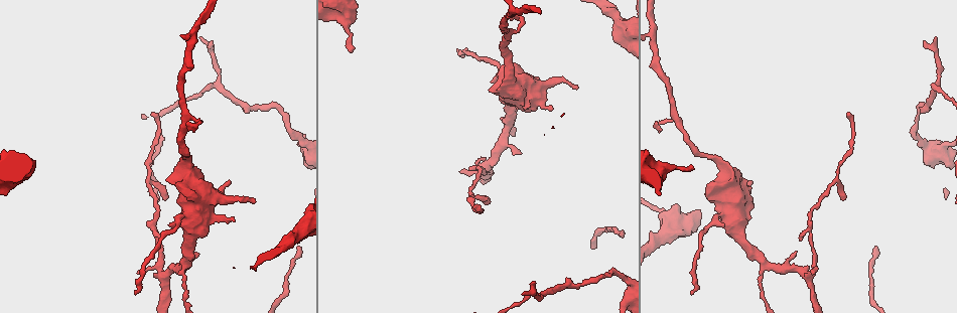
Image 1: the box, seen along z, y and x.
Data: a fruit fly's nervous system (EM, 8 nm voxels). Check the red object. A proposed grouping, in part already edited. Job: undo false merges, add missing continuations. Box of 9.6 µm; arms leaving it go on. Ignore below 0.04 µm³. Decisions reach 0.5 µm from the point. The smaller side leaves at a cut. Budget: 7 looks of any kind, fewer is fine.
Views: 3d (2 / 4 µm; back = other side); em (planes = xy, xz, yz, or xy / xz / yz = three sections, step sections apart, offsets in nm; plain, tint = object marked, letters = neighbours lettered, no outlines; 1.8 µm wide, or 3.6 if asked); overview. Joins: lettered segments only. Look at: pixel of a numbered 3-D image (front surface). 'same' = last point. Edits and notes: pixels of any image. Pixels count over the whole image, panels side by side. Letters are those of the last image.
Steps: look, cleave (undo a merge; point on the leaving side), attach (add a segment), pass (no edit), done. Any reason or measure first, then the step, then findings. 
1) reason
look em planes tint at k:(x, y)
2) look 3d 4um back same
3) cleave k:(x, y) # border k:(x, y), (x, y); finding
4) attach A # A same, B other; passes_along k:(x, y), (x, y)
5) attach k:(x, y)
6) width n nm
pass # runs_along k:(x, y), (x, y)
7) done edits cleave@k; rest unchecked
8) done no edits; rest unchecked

free end
look 3d 2um back at 1:(353, 51)

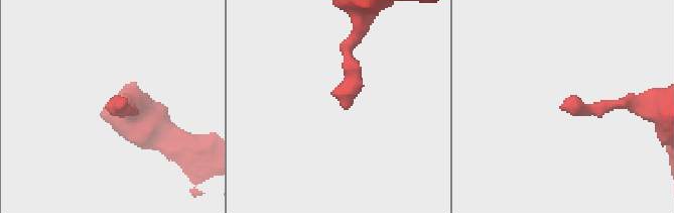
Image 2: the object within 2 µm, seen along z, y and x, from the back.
now the EM
look em 3.6um planes tint at 2:(564, 103)

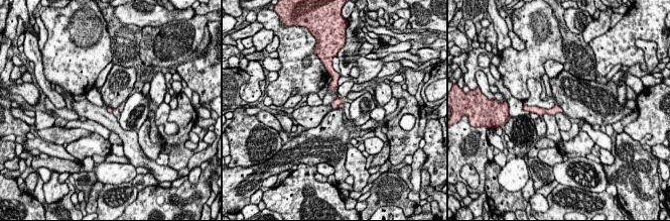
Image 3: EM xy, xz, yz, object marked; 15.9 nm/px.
look em 3.6um planes letters same

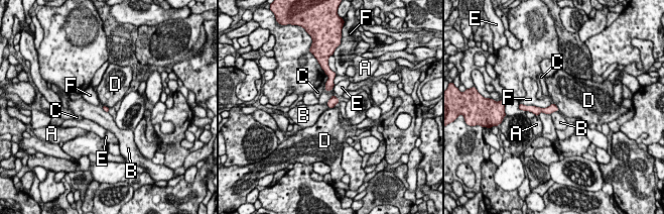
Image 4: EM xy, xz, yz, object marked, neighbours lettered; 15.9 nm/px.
pass # A other, B other, C other, D other, E other, F other; runs_along 4:(554, 107), (548, 110), (527, 108); no lettered segment goes on from it

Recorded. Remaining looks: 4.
an open end
look 3d 2um at 1:(213, 40)

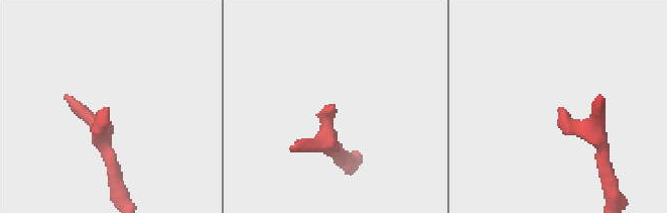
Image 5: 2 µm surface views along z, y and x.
now the EM
look em xy step 4 letters at 5:(561, 107)

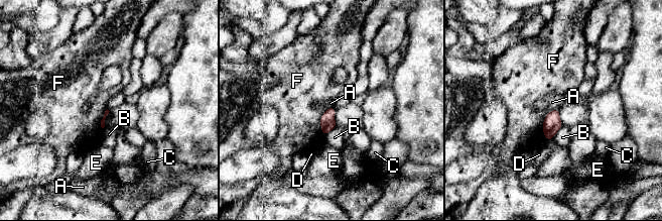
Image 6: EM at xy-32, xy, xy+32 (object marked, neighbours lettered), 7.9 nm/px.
cut it another way
look em planes letters same

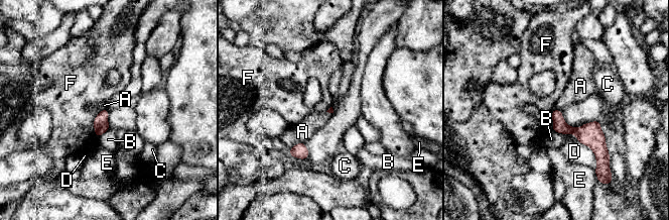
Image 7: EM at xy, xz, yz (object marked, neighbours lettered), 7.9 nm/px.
pass # A other, B other, C other, D other, E other, F other; runs_along 7:(555, 112), (567, 129), (588, 134), (603, 148); none of them fits

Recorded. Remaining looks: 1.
done no edits; rest unchecked

